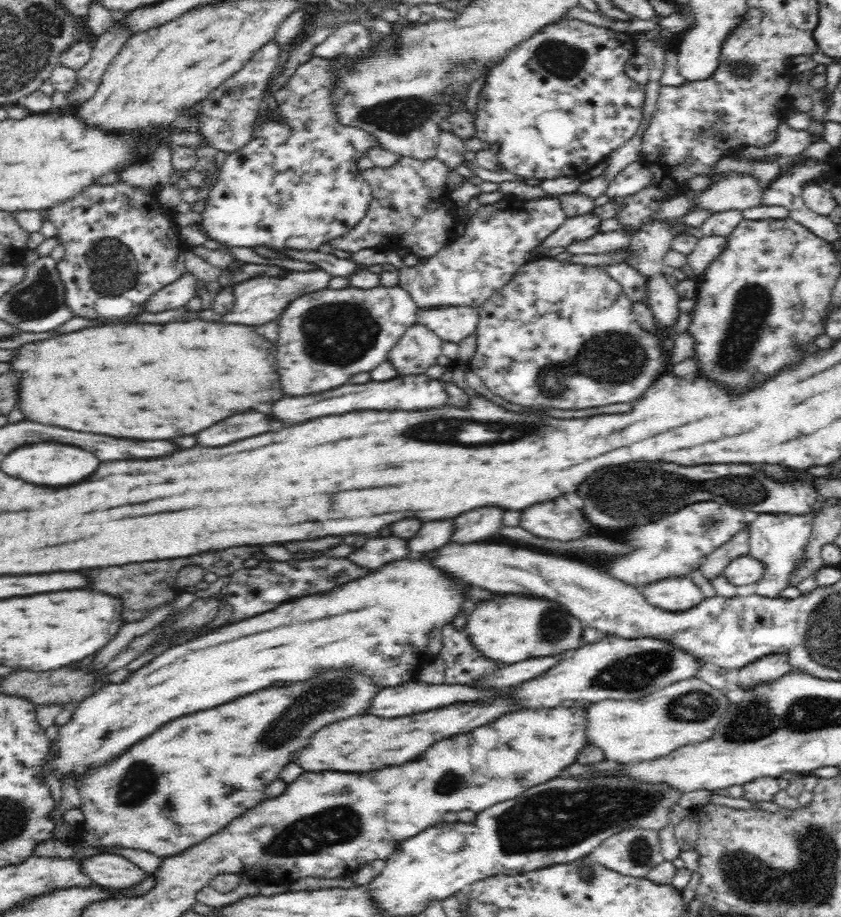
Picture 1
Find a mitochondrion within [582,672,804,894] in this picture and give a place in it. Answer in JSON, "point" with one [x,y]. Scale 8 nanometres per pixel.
{"point":[695,706]}

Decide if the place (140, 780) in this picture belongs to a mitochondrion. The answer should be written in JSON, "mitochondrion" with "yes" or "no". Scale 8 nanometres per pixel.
{"mitochondrion":"yes"}

